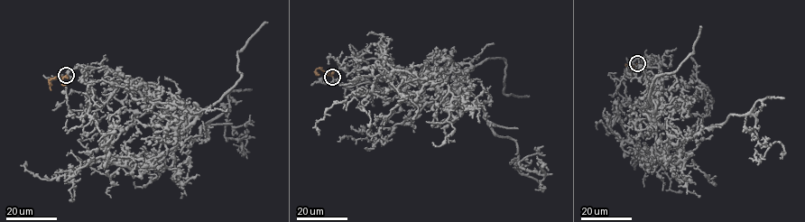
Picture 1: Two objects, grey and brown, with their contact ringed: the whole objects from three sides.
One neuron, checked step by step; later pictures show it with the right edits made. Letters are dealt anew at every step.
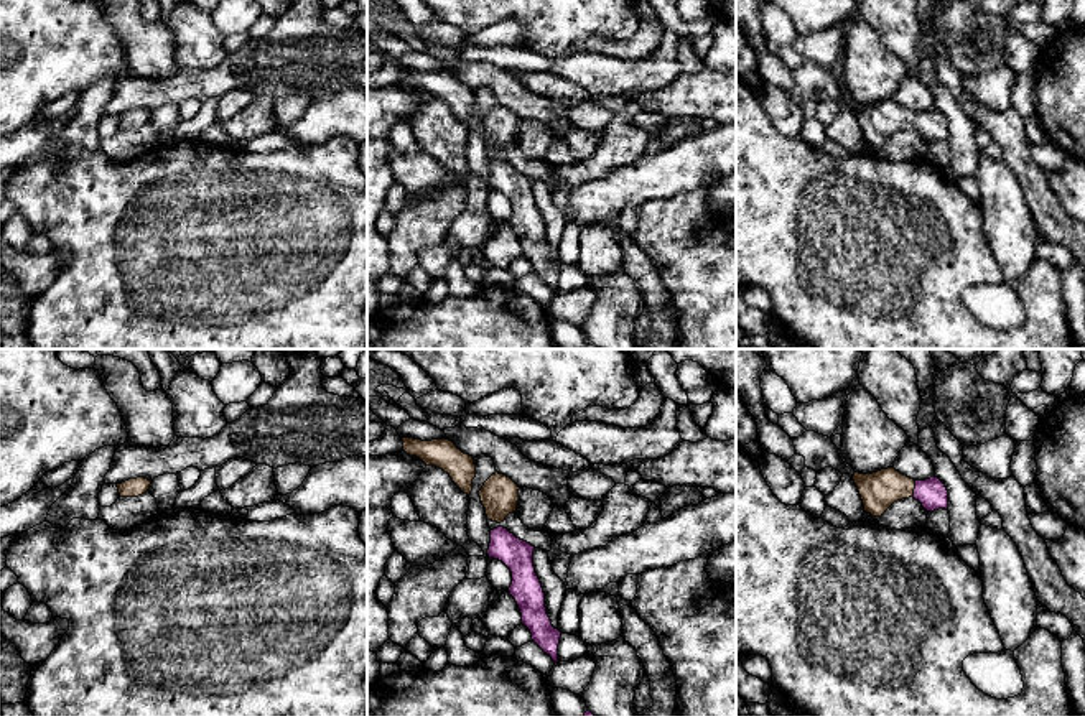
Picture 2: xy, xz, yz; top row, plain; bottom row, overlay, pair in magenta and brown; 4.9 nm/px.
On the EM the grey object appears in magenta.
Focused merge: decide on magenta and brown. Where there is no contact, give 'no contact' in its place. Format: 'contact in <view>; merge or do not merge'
contact in yz; merge

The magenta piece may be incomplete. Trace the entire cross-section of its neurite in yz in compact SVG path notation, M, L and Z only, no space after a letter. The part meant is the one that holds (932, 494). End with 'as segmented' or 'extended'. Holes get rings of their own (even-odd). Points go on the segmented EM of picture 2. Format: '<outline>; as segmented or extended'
M894 467L873 474L854 472L853 481L861 495L864 512L881 517L894 502L914 497L927 512L948 510L948 491L938 477L914 481Z; extended

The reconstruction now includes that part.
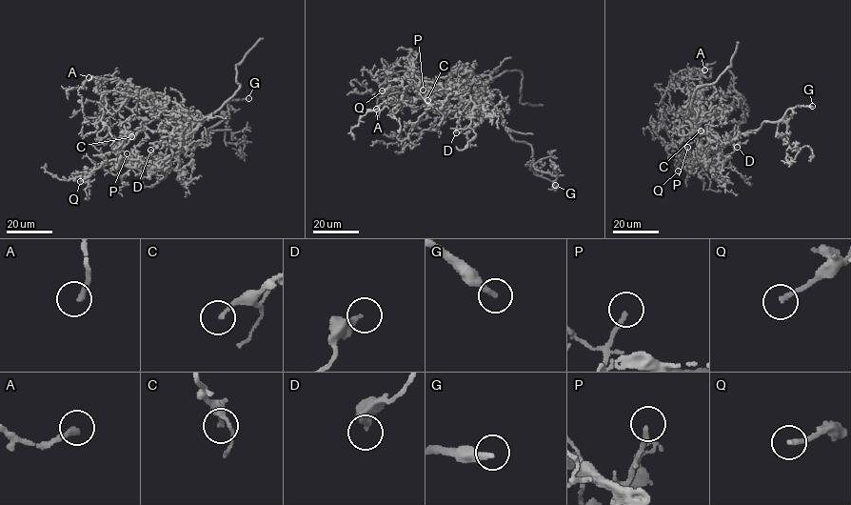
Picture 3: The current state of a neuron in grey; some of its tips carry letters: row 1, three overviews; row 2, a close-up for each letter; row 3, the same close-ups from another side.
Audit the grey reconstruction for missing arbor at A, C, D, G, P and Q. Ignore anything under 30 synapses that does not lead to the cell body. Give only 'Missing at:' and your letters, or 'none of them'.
Missing at: A, G, P

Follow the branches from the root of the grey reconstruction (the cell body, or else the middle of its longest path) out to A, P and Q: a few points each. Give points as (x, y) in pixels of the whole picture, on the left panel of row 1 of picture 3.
A: (191, 133), (188, 132), (188, 125), (178, 122), (178, 114), (155, 110), (132, 87), (115, 78), (89, 77)
P: (191, 133), (185, 145), (162, 162), (154, 163), (142, 158), (124, 159), (127, 153)
Q: (191, 133), (185, 145), (162, 162), (154, 163), (142, 158), (113, 158), (93, 169), (80, 181)

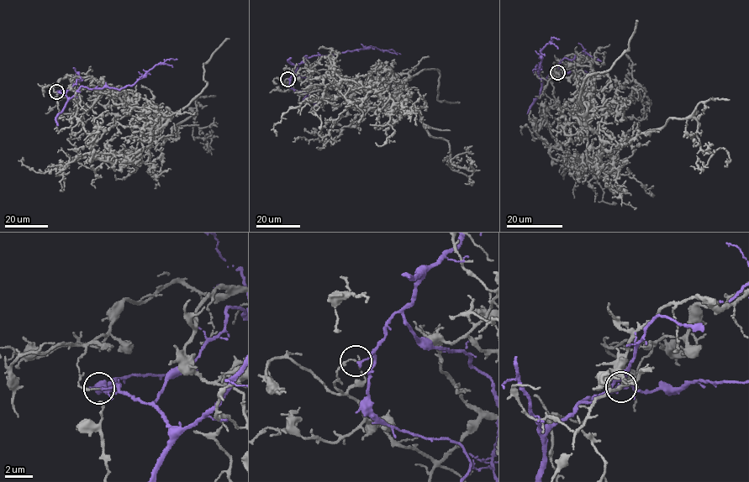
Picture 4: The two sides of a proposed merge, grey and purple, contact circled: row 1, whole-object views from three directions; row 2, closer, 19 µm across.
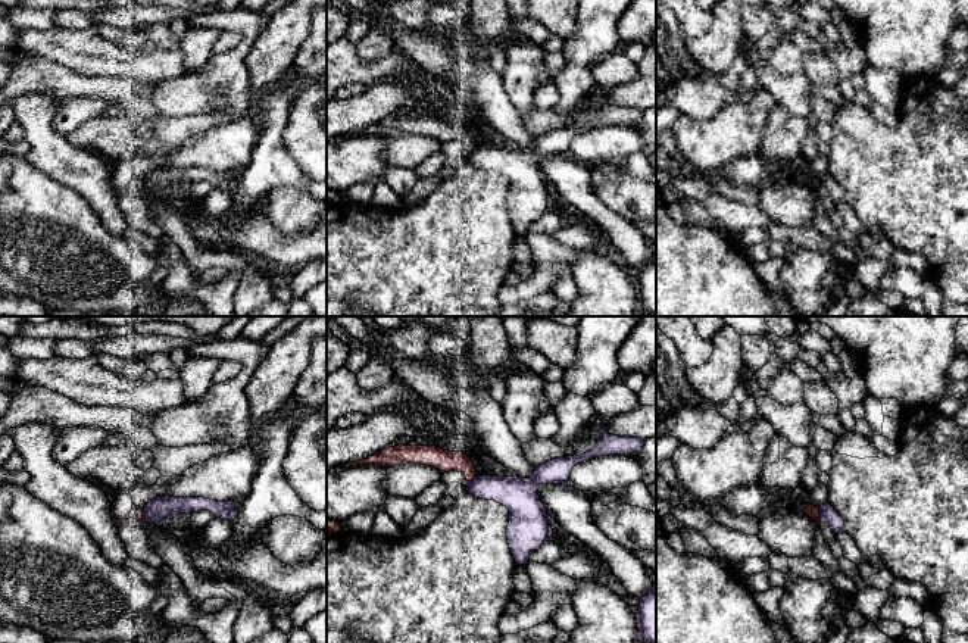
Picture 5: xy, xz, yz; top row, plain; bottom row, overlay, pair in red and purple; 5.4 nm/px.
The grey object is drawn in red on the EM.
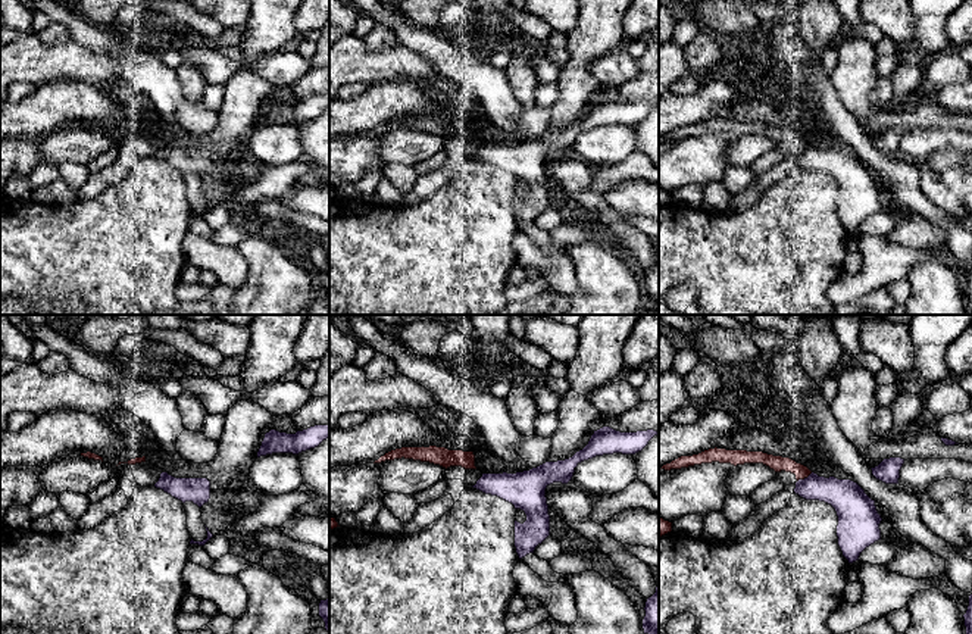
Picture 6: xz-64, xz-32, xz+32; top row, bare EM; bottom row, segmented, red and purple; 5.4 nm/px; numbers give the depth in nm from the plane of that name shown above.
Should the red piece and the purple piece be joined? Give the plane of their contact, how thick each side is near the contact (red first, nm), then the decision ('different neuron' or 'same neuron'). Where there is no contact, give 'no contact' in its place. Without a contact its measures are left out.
meets red in yz; 70 nm thick on the red side, 100 nm on the other; different neuron

